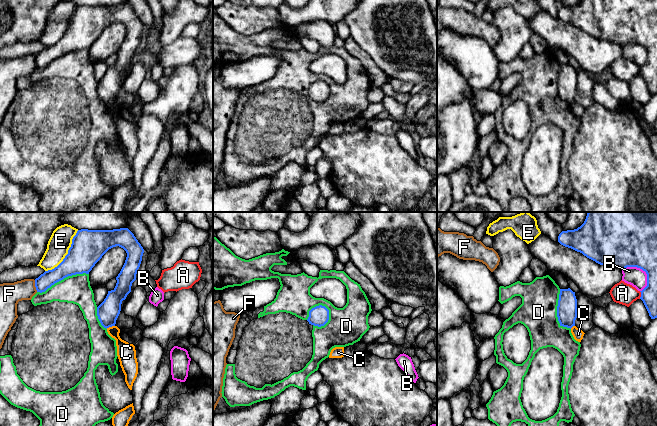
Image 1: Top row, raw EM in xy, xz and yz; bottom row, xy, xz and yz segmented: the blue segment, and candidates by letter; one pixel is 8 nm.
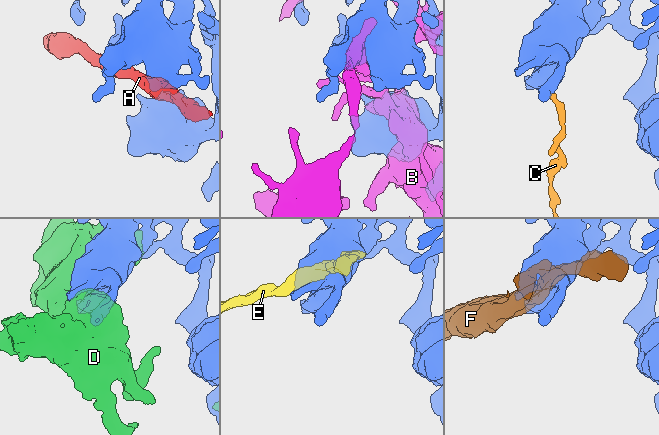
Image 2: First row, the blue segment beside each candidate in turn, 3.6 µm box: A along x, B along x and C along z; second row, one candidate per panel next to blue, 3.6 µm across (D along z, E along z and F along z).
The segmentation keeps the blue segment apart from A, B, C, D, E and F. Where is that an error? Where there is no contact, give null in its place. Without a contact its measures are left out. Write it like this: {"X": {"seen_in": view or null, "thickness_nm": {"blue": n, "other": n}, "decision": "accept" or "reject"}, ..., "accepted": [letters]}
{"A": {"seen_in": "yz", "thickness_nm": {"blue": 130, "other": 170}, "decision": "reject"}, "B": {"seen_in": "yz", "thickness_nm": {"blue": 440, "other": 150}, "decision": "reject"}, "C": {"seen_in": "xy", "thickness_nm": {"blue": 180, "other": 150}, "decision": "reject"}, "D": {"seen_in": "xz", "thickness_nm": {"blue": 160, "other": 260}, "decision": "reject"}, "E": {"seen_in": "xy", "thickness_nm": {"blue": 280, "other": 180}, "decision": "reject"}, "F": {"seen_in": "xy", "thickness_nm": {"blue": 120, "other": 180}, "decision": "reject"}, "accepted": []}

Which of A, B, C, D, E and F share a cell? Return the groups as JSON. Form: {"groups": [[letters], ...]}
{"groups": [["A"], ["B"], ["C"], ["D"], ["E"], ["F"]]}

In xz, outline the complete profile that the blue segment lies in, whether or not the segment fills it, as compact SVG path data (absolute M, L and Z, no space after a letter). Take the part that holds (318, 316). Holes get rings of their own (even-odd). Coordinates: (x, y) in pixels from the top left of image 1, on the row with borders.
M322 305L316 306L309 311L307 321L314 326L324 326L329 320L329 310Z

